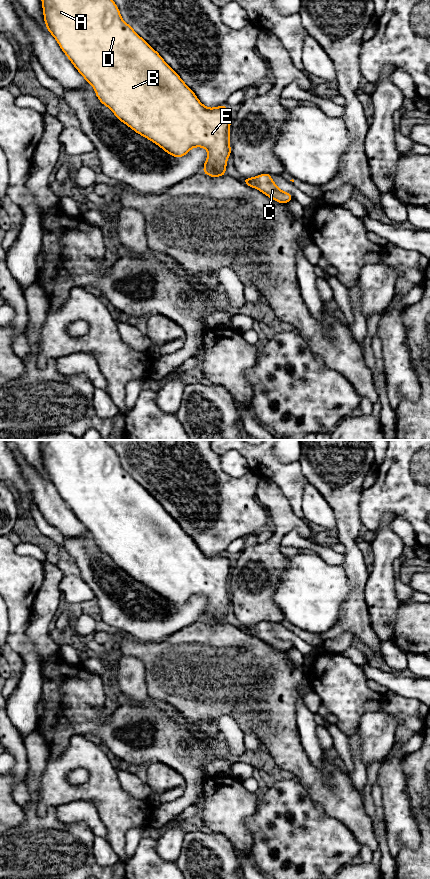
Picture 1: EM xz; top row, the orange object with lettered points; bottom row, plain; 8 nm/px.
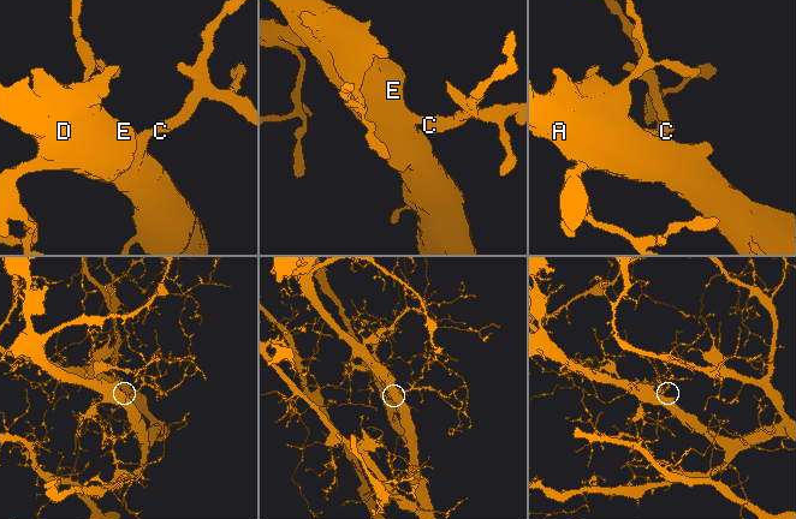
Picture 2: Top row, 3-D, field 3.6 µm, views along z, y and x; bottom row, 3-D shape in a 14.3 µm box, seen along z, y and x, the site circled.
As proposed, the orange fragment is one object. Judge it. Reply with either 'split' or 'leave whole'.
leave whole

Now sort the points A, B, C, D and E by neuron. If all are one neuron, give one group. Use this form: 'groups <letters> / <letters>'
groups A B C D E

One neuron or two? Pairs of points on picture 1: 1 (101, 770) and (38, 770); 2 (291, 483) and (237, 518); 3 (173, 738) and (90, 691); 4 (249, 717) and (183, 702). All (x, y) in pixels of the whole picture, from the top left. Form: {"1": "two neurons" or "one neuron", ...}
{"1": "two neurons", "2": "two neurons", "3": "one neuron", "4": "one neuron"}

